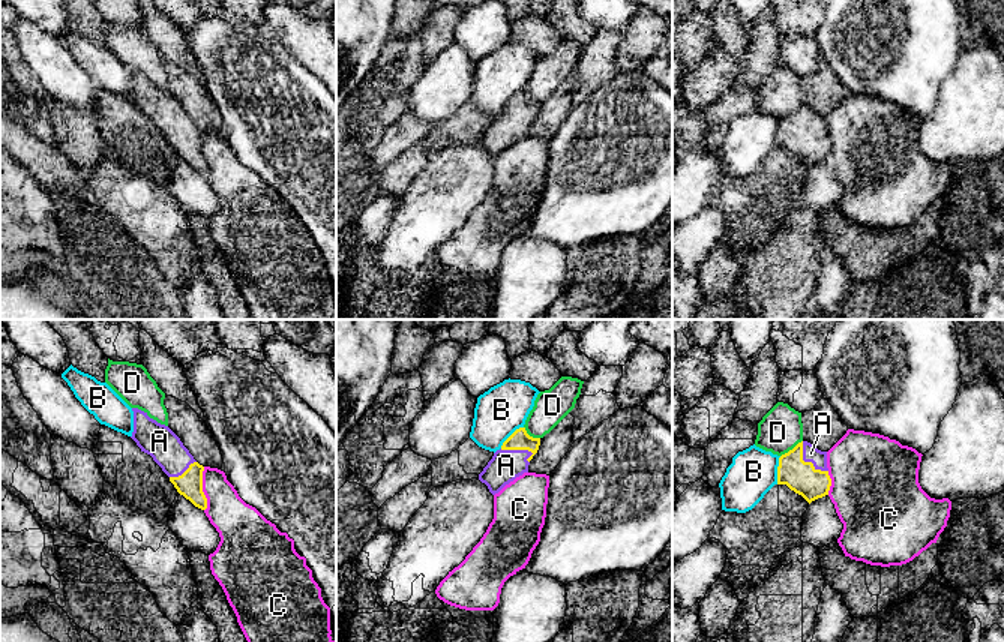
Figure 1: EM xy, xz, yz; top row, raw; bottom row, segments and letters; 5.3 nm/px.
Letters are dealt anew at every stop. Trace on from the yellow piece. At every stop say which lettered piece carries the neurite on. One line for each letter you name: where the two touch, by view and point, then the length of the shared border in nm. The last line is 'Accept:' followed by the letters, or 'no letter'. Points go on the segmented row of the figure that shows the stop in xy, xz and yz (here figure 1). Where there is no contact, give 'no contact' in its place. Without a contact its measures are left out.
A: contact yz (806, 462); length 220 nm
Accept: A

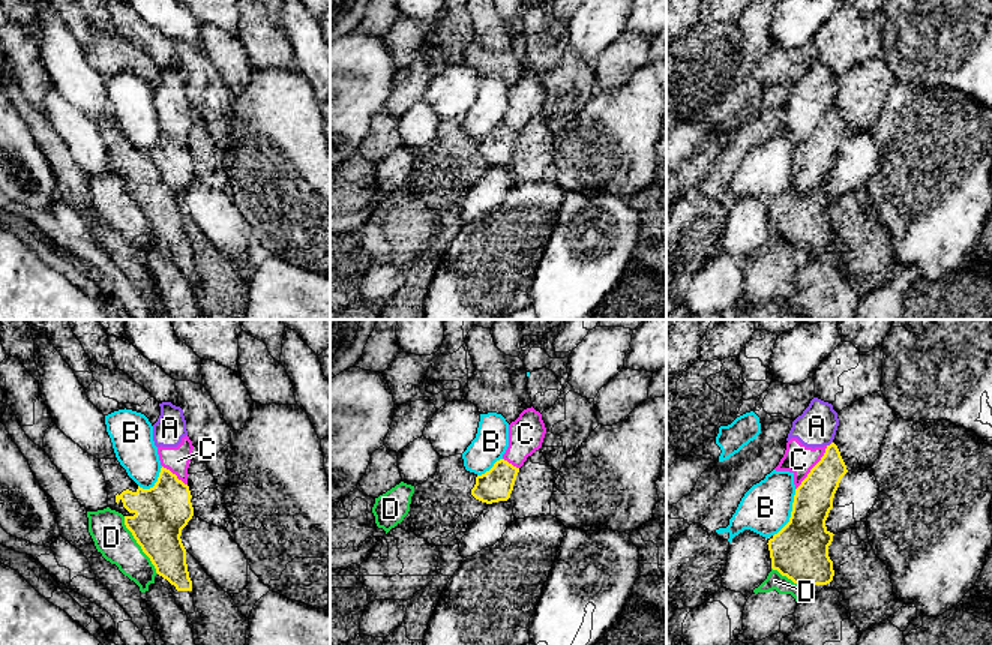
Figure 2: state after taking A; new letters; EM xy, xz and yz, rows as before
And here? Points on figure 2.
Accept: no letter

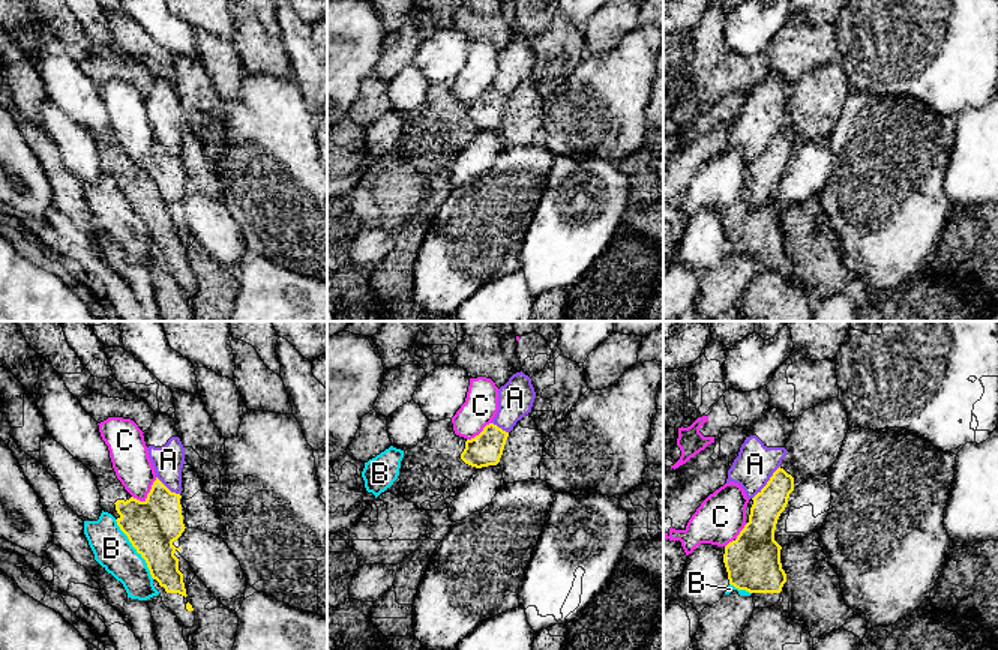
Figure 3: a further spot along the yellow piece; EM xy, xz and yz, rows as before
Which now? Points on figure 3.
Accept: no letter

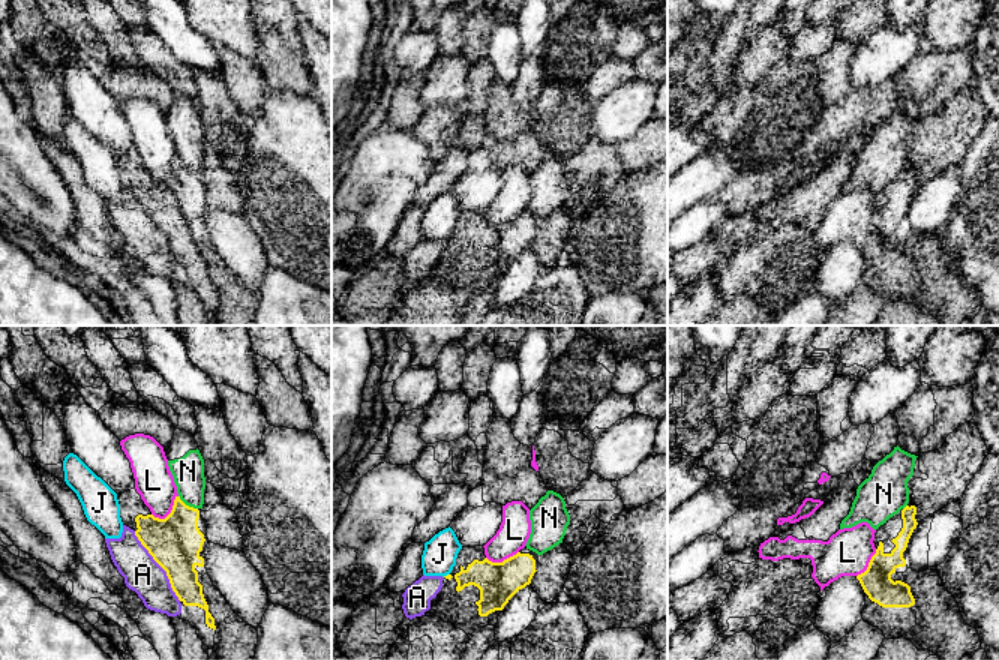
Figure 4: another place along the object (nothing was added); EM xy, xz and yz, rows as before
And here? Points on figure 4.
Accept: no letter

